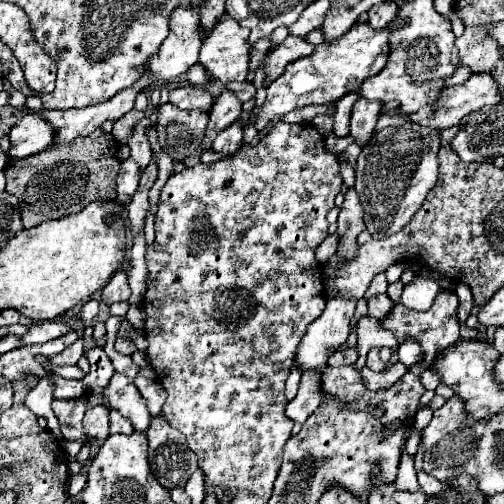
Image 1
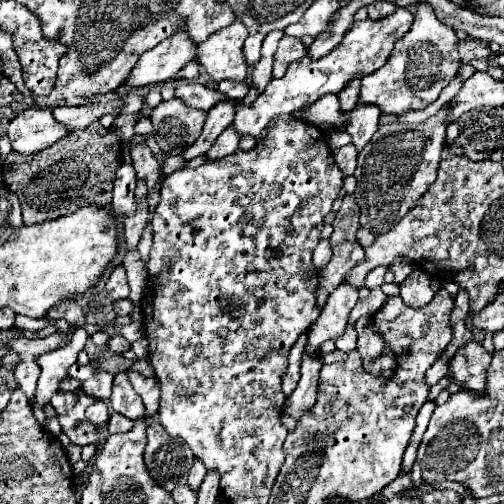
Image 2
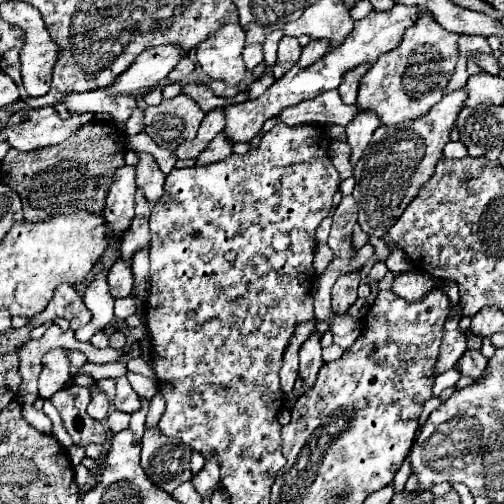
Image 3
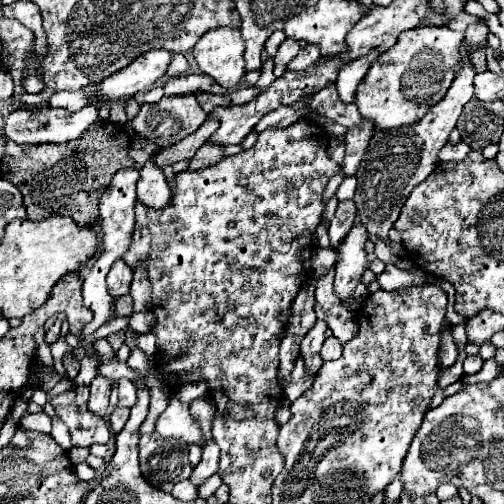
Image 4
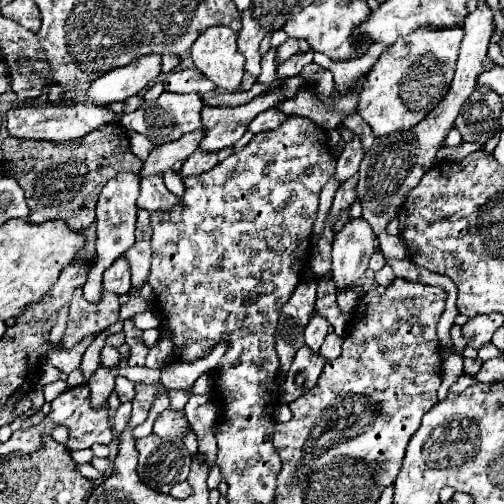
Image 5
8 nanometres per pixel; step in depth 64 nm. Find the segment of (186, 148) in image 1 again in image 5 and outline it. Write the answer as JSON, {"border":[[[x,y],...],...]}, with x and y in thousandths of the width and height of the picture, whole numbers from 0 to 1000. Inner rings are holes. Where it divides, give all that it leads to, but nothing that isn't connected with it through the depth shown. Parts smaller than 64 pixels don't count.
{"border":[[[325,183],[313,198],[306,202],[286,202],[270,222],[262,226],[246,226],[242,230],[242,250],[254,262],[278,262],[286,266],[294,278],[302,278],[310,290],[341,282],[361,274],[369,262],[381,262],[389,254],[397,254],[397,222],[401,222],[401,198],[393,187],[341,187],[341,183]]]}

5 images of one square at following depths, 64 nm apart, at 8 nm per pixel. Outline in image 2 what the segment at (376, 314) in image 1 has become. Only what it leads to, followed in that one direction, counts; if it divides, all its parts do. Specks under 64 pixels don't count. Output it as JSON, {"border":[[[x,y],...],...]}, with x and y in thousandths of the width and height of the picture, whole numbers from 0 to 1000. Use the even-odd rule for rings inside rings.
{"border":[[[754,571],[736,575],[732,587],[722,595],[710,595],[706,611],[696,615],[690,641],[702,645],[716,627],[742,627],[762,607],[762,595],[766,595],[766,587],[762,587],[762,579]]]}

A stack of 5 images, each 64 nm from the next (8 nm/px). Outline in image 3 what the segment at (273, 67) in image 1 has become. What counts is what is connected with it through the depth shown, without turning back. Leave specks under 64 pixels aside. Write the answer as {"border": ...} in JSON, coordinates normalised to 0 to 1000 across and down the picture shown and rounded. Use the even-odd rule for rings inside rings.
{"border":[[[563,71],[552,87],[552,123],[540,135],[544,155],[563,151],[563,143],[571,143],[571,135],[579,135],[587,127],[587,119],[595,115],[595,103],[599,103],[599,91],[591,87],[591,79]]]}

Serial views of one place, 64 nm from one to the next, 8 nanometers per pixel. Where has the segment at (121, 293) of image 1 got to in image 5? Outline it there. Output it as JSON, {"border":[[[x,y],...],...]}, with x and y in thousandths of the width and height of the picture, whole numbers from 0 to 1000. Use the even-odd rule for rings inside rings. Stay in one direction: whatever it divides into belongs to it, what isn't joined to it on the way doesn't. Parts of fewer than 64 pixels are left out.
{"border":[[[242,508],[206,540],[206,575],[238,587],[238,583],[254,583],[258,571],[262,571],[258,532],[254,532],[254,520],[246,516],[246,508]]]}

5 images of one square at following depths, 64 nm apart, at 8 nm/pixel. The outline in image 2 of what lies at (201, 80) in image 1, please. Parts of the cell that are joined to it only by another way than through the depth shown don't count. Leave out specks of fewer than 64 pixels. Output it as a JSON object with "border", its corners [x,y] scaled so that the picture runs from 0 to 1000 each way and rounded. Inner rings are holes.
{"border":[[[377,123],[353,143],[353,159],[389,159],[393,151],[397,151],[397,127],[393,123]]]}

